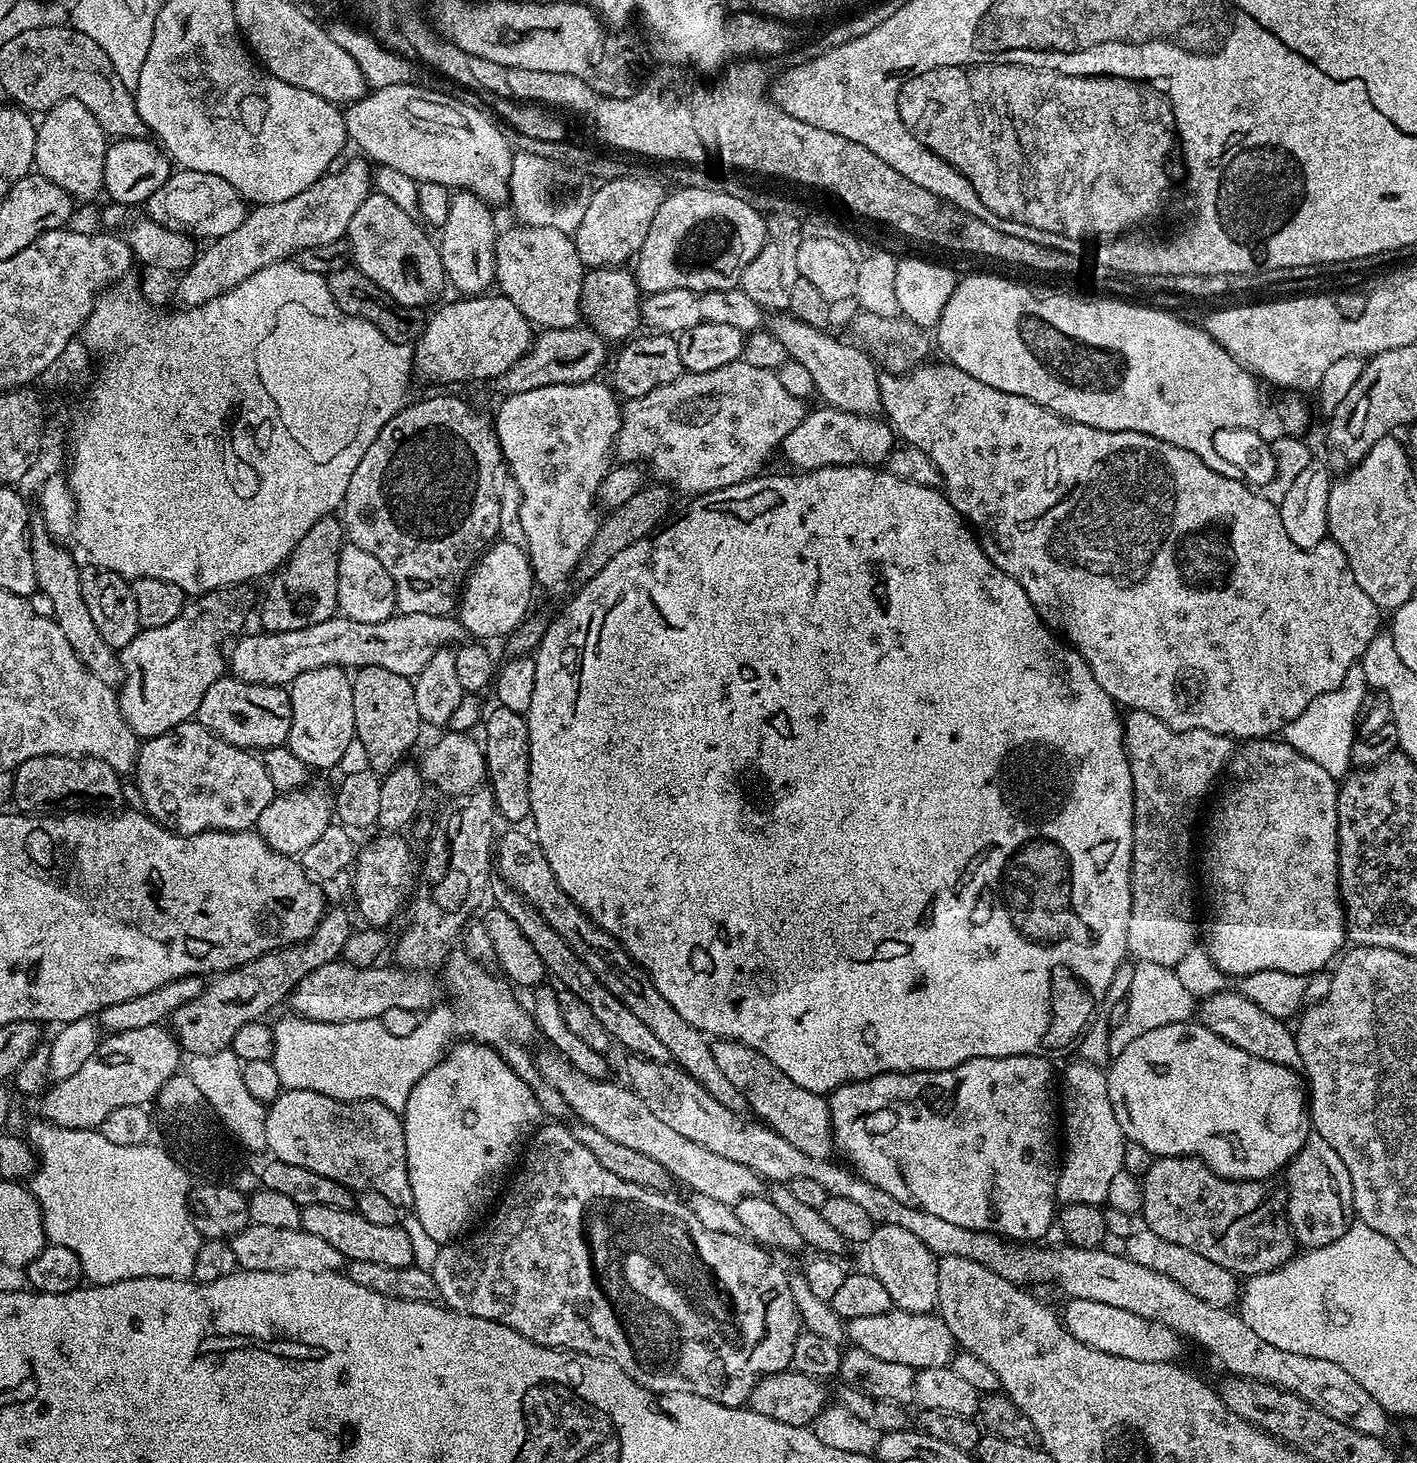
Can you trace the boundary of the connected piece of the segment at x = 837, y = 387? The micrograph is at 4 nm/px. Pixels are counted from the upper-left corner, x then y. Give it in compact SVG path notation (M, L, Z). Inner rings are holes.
M776 314L772 321L767 321L766 328L786 346L789 357L797 360L810 370L813 379L815 395L821 396L823 403L829 408L846 410L863 416L876 416L881 411L880 377L876 372L877 363L863 347L855 343L842 344L827 331L810 326L797 320L791 314ZM855 346L857 348L855 348Z

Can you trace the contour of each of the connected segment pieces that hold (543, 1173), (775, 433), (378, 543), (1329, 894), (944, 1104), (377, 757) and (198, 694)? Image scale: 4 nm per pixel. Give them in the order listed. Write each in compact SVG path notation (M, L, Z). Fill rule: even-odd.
M560 1122L548 1123L552 1124L545 1123L537 1127L531 1137L518 1164L520 1173L513 1178L512 1185L510 1185L511 1180L507 1185L509 1188L508 1193L506 1193L507 1188L503 1193L504 1201L502 1196L495 1205L497 1208L496 1213L494 1213L495 1208L491 1213L492 1221L481 1232L473 1231L441 1247L438 1259L434 1261L434 1266L430 1270L438 1286L439 1299L454 1312L510 1326L510 1330L522 1334L535 1344L547 1348L562 1348L566 1352L581 1352L587 1356L614 1362L614 1366L626 1370L626 1374L634 1378L634 1382L657 1394L670 1392L694 1394L710 1398L722 1406L745 1407L754 1386L761 1378L785 1371L792 1363L792 1347L800 1337L802 1321L799 1312L796 1311L794 1294L790 1290L789 1273L784 1273L772 1261L773 1253L769 1249L751 1239L706 1230L706 1226L702 1226L702 1222L694 1218L687 1203L680 1201L679 1204L664 1192L651 1192L634 1182L622 1182L622 1178L610 1174L610 1170L604 1169L594 1158L594 1154L590 1154L590 1150L586 1150L586 1146L582 1146L582 1142L574 1138L571 1127L563 1128Z
M743 358L718 366L718 370L681 371L674 382L658 386L650 390L650 394L631 397L621 407L614 456L625 464L646 466L653 481L667 484L677 493L689 492L689 497L695 498L757 475L763 469L760 467L771 458L772 451L783 445L786 434L804 420L804 406L803 399L782 386L773 369L750 366Z
M432 396L429 400L420 400L409 403L370 442L370 450L362 454L362 462L350 474L350 486L346 486L346 494L342 505L342 523L347 539L356 547L361 547L369 554L374 554L382 566L389 571L393 579L394 590L396 591L396 607L400 612L410 614L434 614L435 616L449 615L457 607L458 597L462 591L462 585L468 579L468 573L472 565L484 554L485 548L489 547L499 537L499 506L501 497L496 488L496 471L502 468L502 457L500 455L500 443L496 437L496 429L493 421L488 420L480 412L475 412L464 400L456 396Z
M1261 738L1241 743L1233 751L1232 759L1228 761L1226 776L1232 781L1229 782L1228 789L1221 794L1220 801L1212 808L1212 817L1208 820L1209 832L1204 836L1204 853L1201 856L1199 853L1198 856L1199 871L1200 868L1204 871L1204 888L1209 892L1208 929L1205 932L1203 929L1202 940L1205 940L1203 943L1214 966L1218 966L1218 970L1222 970L1228 978L1243 978L1250 974L1258 974L1258 970L1282 970L1286 974L1309 977L1313 972L1327 969L1346 944L1344 905L1340 902L1338 878L1337 777L1326 774L1326 770L1322 770L1318 762L1310 762L1310 758L1298 754L1298 750L1294 750L1280 738Z
M1047 1055L1043 1056L995 1056L994 1058L974 1058L954 1066L950 1070L941 1072L883 1072L880 1076L875 1076L869 1080L852 1080L849 1084L843 1084L840 1088L835 1088L827 1097L830 1118L832 1119L832 1139L835 1147L840 1148L848 1155L847 1163L864 1180L869 1180L878 1190L886 1190L893 1198L898 1198L900 1204L905 1204L907 1208L921 1208L926 1210L926 1214L934 1214L937 1218L943 1218L945 1222L954 1222L954 1226L962 1226L966 1230L975 1232L991 1232L1001 1238L1007 1238L1012 1242L1040 1242L1048 1231L1053 1231L1054 1217L1058 1212L1058 1201L1056 1199L1056 1178L1058 1175L1058 1104L1052 1101L1052 1064Z
M382 666L355 669L351 681L356 740L364 747L367 767L377 774L391 772L415 744L422 729L418 706L414 703L414 683L407 676L382 670Z
M244 586L219 588L216 592L207 591L202 596L189 599L182 614L174 618L174 622L157 628L145 628L126 647L119 649L118 657L123 676L118 685L120 709L122 718L126 718L130 730L137 738L157 736L195 717L198 702L202 702L202 694L206 694L206 690L214 686L219 676L225 675L224 639L232 635L235 637L241 631L239 628L244 624L244 611L248 608L248 590Z

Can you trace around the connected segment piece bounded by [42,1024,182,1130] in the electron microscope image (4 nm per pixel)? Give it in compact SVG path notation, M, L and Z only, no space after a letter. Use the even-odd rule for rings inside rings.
M164 1024L141 1026L139 1030L126 1030L119 1034L105 1035L100 1041L98 1050L94 1050L94 1054L82 1066L82 1070L78 1070L78 1074L70 1074L70 1078L55 1081L43 1093L43 1119L60 1128L99 1129L106 1114L118 1110L118 1106L147 1105L148 1100L155 1101L168 1079L181 1071L180 1056L182 1057L181 1041Z

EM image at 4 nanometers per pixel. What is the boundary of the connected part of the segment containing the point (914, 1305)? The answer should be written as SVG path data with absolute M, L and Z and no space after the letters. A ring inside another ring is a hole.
M877 1224L870 1238L862 1246L866 1271L882 1286L892 1299L893 1305L902 1312L932 1312L938 1298L938 1276L936 1274L937 1257L933 1255L910 1230L902 1226Z

